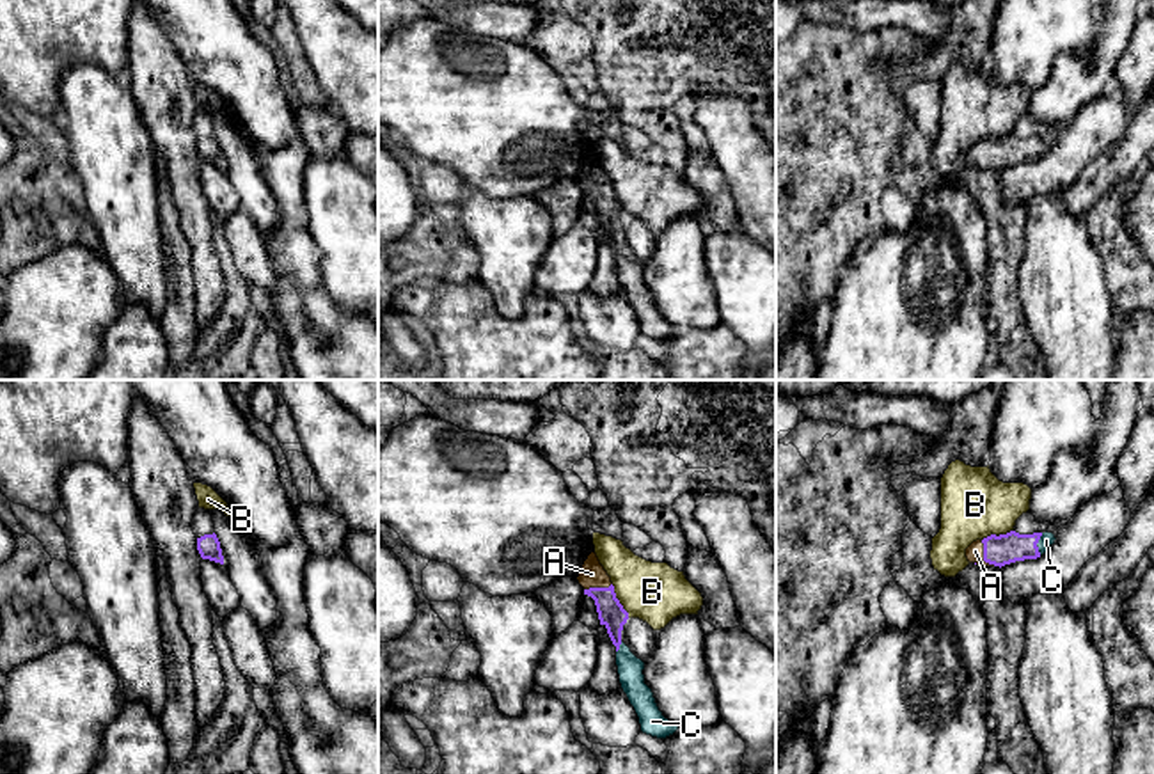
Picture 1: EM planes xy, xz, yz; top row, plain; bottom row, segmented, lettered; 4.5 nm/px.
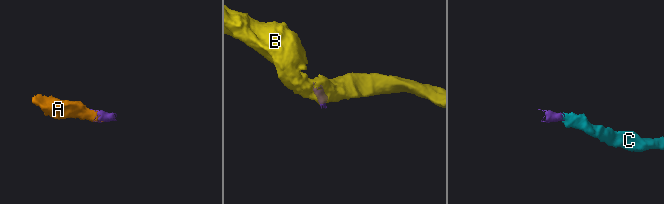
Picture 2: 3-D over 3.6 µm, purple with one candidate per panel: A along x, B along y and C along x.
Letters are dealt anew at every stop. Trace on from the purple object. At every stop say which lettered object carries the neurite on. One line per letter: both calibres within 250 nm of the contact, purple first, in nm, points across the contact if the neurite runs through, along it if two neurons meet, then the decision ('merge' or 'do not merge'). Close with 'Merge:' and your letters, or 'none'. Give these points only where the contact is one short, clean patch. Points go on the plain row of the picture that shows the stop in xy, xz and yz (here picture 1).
A: calibres 140 and 80 nm; way yz (1011, 150), (984, 158), (975, 153); merge
B: calibres 120 and 280 nm; border xz (611, 187), (629, 219); do not merge
C: calibres 140 and 70 nm; way yz (1011, 150), (1028, 150), (1037, 144), (1046, 142); merge
Merge: A, C

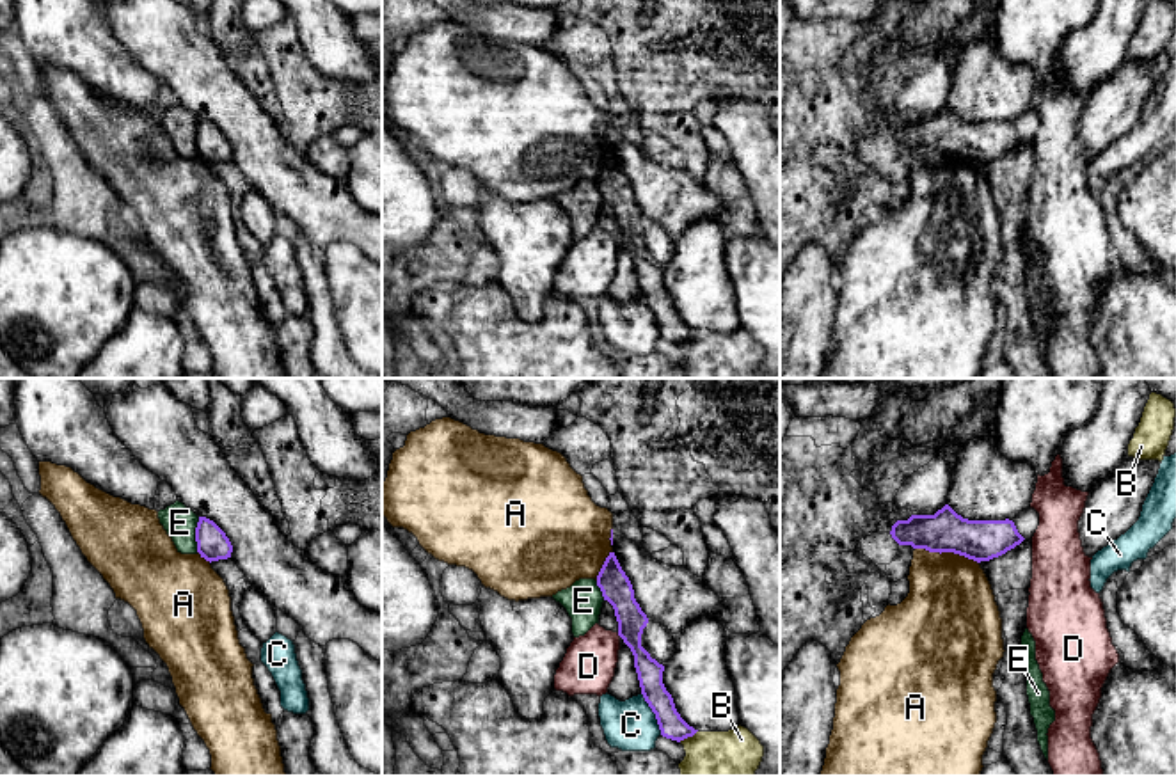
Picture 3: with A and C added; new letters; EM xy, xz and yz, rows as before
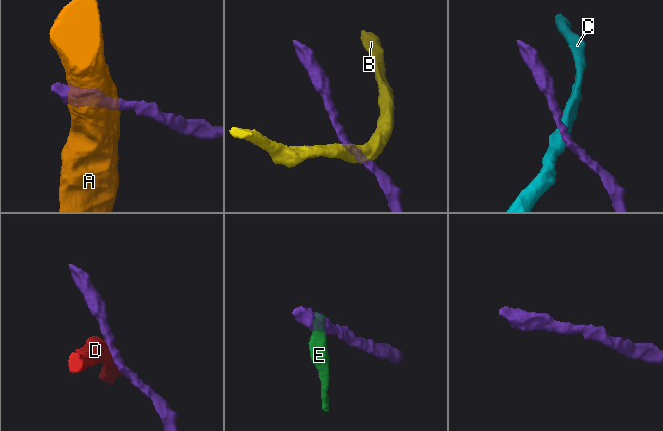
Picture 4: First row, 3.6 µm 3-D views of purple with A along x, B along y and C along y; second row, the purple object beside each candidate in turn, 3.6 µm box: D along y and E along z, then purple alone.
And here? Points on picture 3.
A: calibres 190 and 400 nm; do not merge
B: calibres 110 and 340 nm; border xz (697, 332), (679, 343); do not merge
C: calibres 110 and 240 nm; border xz (642, 295), (661, 336); do not merge
D: calibres 140 and 240 nm; border xz (617, 235), (620, 238); do not merge
E: calibres 140 and 150 nm; border xy (199, 119), (196, 153); do not merge
Merge: none

